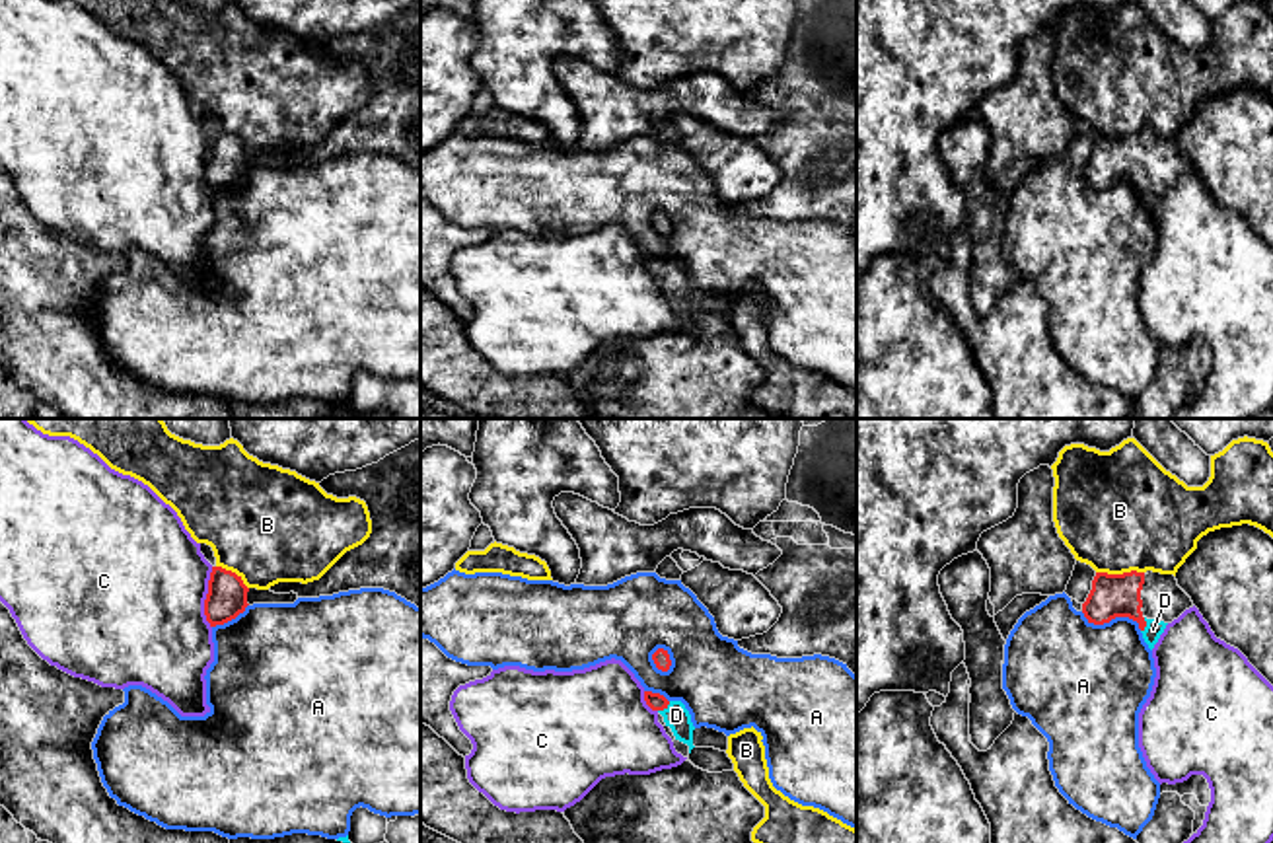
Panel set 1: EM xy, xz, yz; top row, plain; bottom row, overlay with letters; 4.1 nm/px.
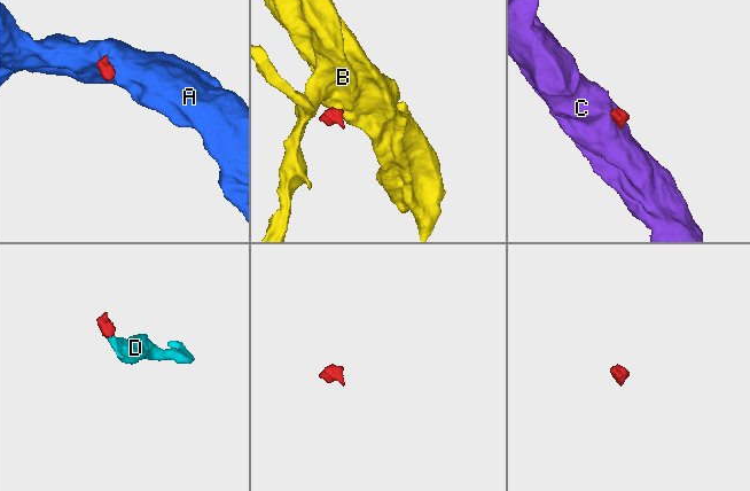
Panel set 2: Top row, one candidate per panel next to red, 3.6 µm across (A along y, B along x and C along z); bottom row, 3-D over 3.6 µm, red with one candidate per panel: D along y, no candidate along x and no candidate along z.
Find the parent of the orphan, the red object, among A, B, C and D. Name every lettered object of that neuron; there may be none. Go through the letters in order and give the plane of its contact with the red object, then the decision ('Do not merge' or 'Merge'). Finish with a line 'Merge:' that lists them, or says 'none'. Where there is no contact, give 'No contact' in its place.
A: Touches red in yz. Do not merge
B: Touches red in yz. Do not merge
C: Touches red in xy. Do not merge
D: Touches red in xz. Merge
Merge: D

